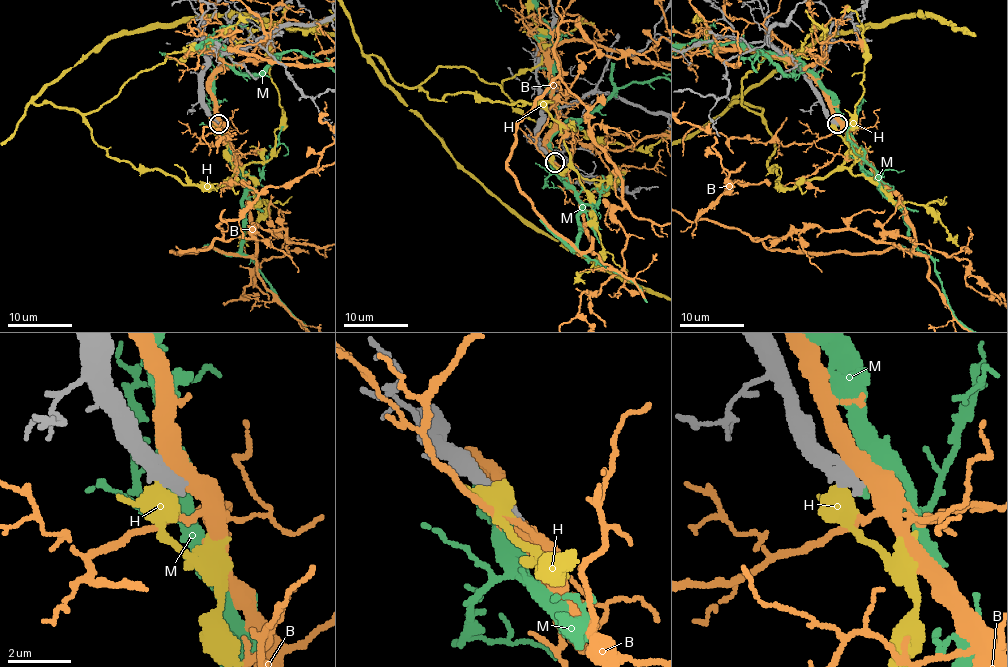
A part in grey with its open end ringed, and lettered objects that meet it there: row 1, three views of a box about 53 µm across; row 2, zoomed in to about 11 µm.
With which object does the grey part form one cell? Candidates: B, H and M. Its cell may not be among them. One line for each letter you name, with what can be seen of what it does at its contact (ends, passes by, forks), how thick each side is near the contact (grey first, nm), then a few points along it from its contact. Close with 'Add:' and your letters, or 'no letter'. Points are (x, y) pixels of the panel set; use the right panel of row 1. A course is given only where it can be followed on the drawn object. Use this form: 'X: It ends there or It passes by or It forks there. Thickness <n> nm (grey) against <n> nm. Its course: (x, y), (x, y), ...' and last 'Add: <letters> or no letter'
Add: no letter

